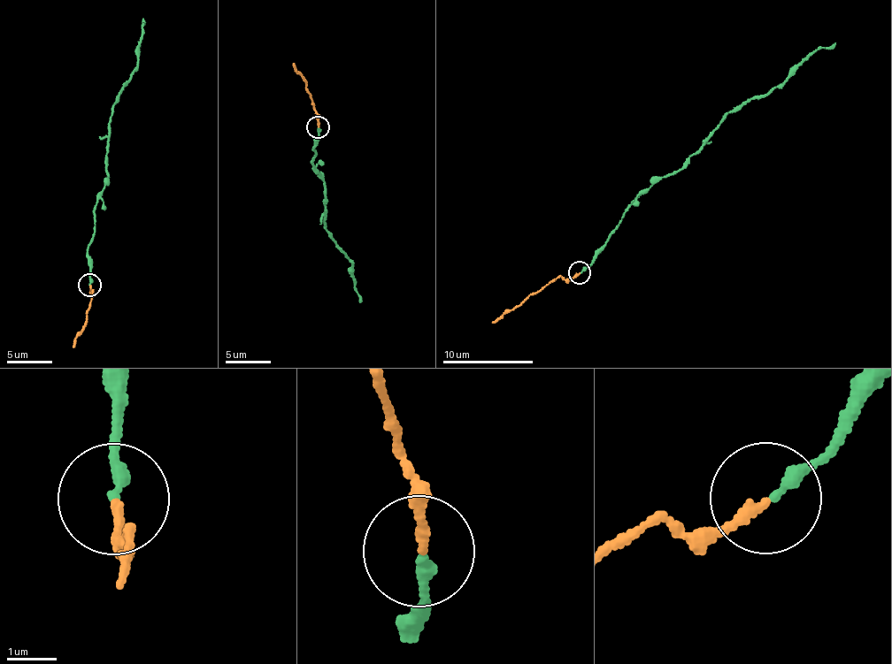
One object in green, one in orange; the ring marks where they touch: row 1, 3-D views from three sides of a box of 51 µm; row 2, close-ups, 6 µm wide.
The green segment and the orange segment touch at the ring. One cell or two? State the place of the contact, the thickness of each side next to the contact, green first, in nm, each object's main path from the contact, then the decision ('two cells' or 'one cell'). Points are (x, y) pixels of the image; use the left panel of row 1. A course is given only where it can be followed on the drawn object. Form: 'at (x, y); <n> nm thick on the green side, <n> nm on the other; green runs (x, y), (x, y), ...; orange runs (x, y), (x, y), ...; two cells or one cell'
at (89, 285); 240 nm thick on the green side, 170 nm on the other; green runs (88, 284), (91, 274), (88, 249), (95, 206), (107, 175), (111, 112), (139, 62), (136, 49), (143, 18); orange runs (89, 285), (89, 293), (94, 294), (74, 347); two cells

